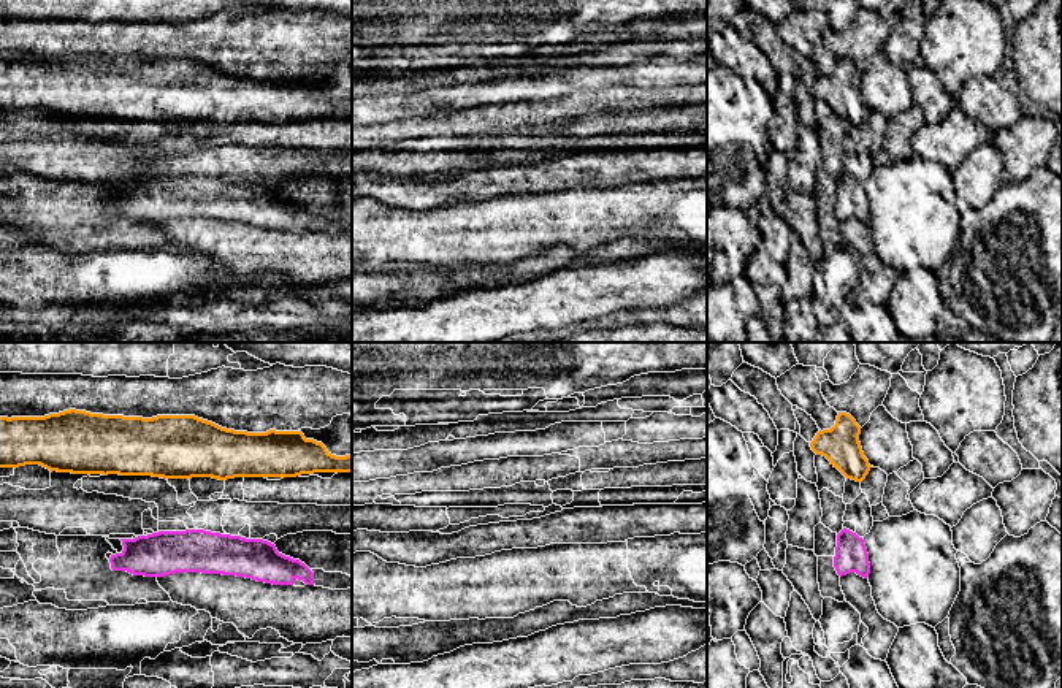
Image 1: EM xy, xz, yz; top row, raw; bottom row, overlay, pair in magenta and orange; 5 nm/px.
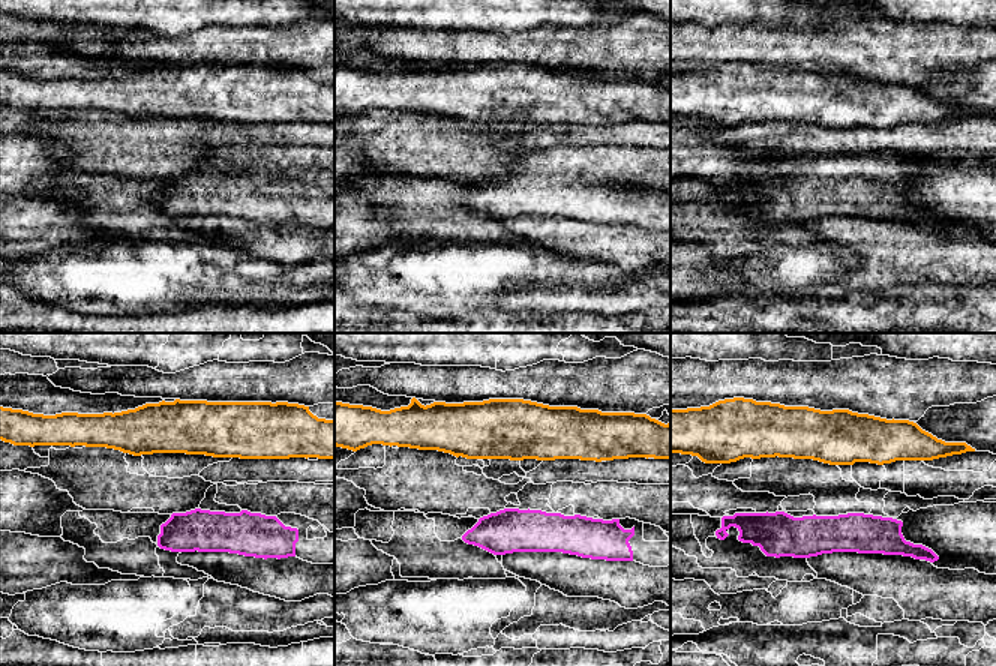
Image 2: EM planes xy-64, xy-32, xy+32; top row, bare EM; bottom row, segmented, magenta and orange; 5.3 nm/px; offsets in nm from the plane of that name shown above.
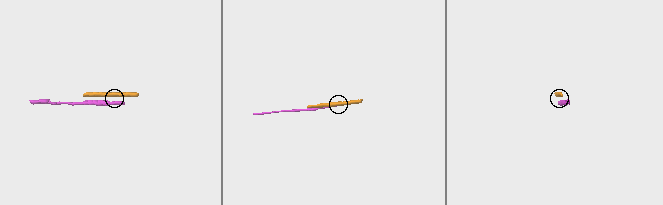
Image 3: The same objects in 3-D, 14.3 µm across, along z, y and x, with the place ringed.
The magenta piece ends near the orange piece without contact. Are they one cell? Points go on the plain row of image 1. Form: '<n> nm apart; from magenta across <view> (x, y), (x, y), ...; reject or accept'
240 nm apart; from magenta across yz (845, 173), (856, 126); reject

